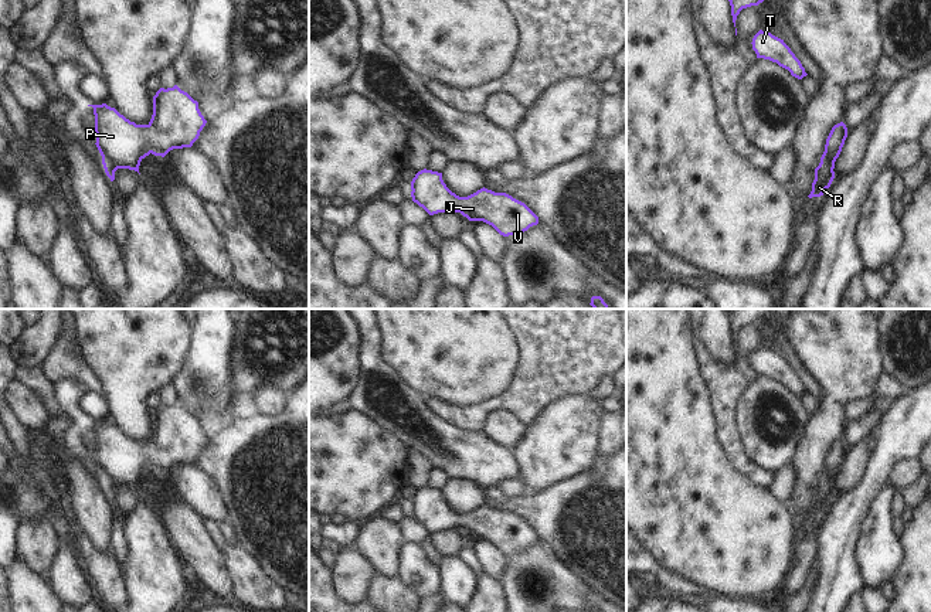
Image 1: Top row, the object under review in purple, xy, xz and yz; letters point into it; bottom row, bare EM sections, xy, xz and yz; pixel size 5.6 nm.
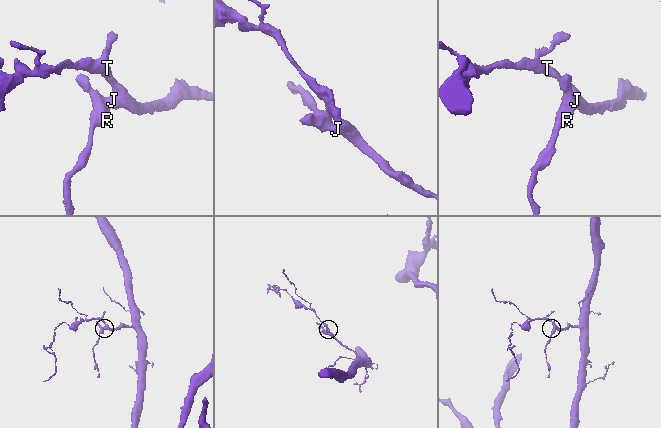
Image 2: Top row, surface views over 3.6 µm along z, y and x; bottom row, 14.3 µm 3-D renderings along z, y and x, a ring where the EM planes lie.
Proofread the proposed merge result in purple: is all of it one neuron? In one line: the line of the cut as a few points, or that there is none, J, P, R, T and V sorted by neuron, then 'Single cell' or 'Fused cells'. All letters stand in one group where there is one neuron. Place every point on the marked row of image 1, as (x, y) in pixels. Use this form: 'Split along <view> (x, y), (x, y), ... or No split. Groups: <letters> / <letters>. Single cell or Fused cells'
No split. Groups: J P R T V. Single cell.

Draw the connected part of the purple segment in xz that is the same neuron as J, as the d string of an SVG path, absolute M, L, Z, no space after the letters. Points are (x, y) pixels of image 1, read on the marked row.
M421 170L411 181L412 201L429 215L461 212L469 221L483 221L500 235L523 234L538 224L538 217L521 201L506 193L480 188L468 197L452 193L442 180L442 173Z

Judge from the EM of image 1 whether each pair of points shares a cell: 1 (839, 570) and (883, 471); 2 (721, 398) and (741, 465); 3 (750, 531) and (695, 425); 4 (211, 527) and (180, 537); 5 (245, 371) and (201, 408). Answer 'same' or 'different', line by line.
1: same
2: same
3: same
4: different
5: different

